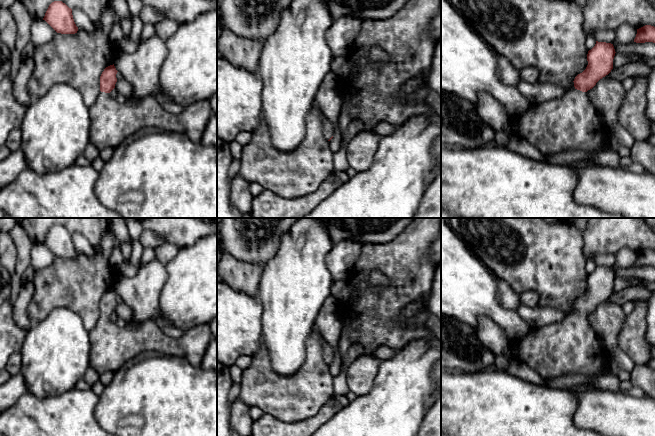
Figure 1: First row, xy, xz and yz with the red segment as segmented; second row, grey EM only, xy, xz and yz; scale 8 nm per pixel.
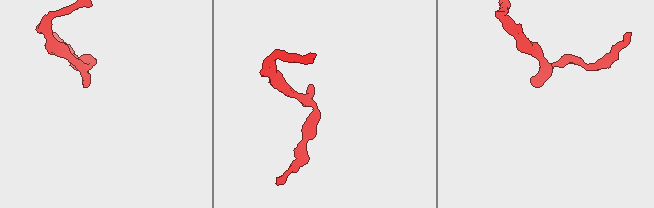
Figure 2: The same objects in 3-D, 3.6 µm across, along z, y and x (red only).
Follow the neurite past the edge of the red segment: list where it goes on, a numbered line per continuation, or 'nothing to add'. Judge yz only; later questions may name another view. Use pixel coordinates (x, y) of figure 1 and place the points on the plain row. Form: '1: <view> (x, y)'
1: yz (570, 346)

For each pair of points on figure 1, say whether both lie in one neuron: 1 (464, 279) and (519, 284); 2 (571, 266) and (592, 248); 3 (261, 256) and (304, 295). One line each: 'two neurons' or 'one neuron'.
1: two neurons
2: two neurons
3: two neurons

